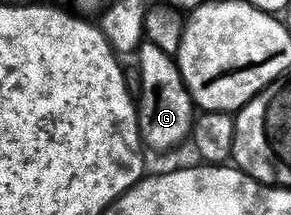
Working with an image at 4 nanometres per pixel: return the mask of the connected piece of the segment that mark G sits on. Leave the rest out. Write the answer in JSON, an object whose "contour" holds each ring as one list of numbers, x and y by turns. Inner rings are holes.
{"contour":[[145,42,138,52,138,66,142,73,142,95,138,100,140,137,145,148,149,152,172,151,183,143,187,144,198,108,192,102,192,94,182,77,179,62,173,56,162,53,158,45]]}

